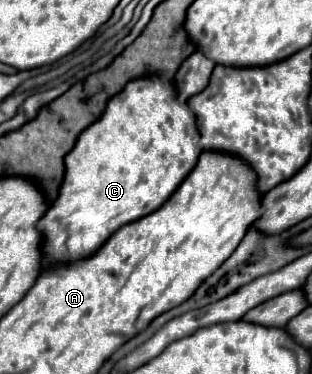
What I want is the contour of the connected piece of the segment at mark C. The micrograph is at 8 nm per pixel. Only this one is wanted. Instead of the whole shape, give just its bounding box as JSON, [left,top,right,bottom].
[39,75,201,267]

